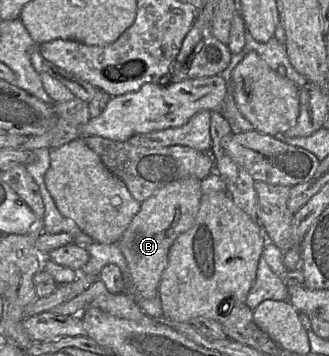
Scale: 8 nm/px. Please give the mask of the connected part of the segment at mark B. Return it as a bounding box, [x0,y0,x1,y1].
[117,178,203,303]

